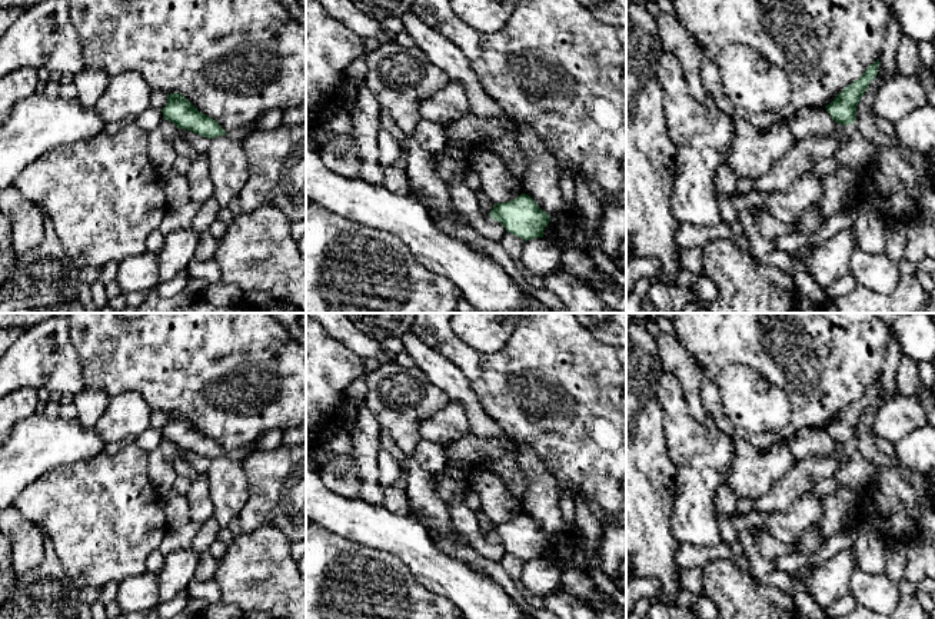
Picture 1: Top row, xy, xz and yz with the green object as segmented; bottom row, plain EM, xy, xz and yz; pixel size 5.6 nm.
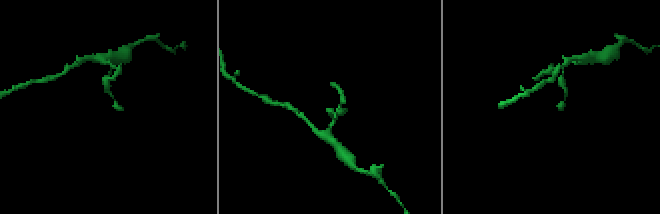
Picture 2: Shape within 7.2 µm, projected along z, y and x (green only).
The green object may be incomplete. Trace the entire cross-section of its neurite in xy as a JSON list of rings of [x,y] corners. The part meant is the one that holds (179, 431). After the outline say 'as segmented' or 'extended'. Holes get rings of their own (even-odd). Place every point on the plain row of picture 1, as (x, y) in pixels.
[[[170,413],[162,430],[163,439],[177,449],[184,449],[203,457],[214,459],[227,455],[212,437],[199,432],[182,413]]] | as segmented

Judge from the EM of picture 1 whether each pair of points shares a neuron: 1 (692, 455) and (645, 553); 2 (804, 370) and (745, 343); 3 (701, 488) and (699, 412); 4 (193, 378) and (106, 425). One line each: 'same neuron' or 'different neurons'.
1: different neurons
2: same neuron
3: different neurons
4: different neurons

